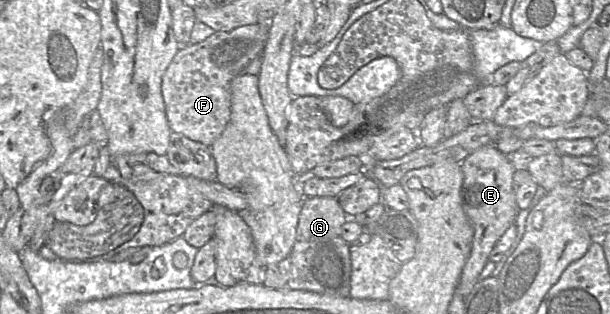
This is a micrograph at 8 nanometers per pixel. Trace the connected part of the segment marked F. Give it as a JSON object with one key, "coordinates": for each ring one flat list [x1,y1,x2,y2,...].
{"coordinates":[[267,24,244,25,230,31,216,31,204,41,178,50,163,75,161,85,171,131,212,146,230,119,231,82,256,58,261,57,262,64,268,32]]}

